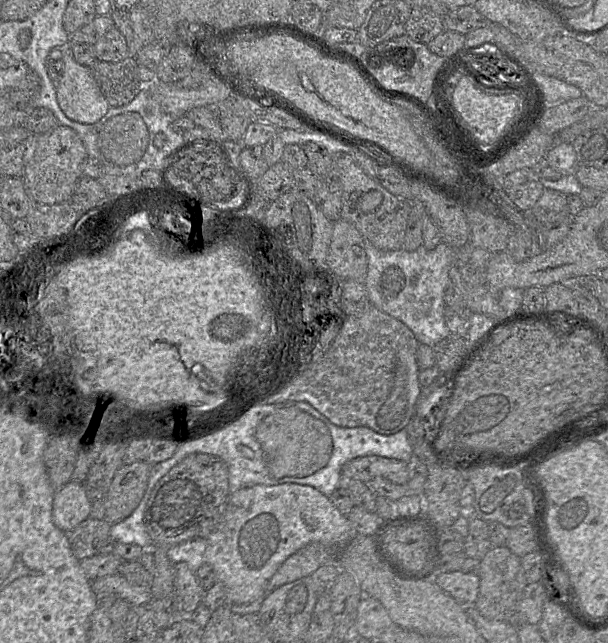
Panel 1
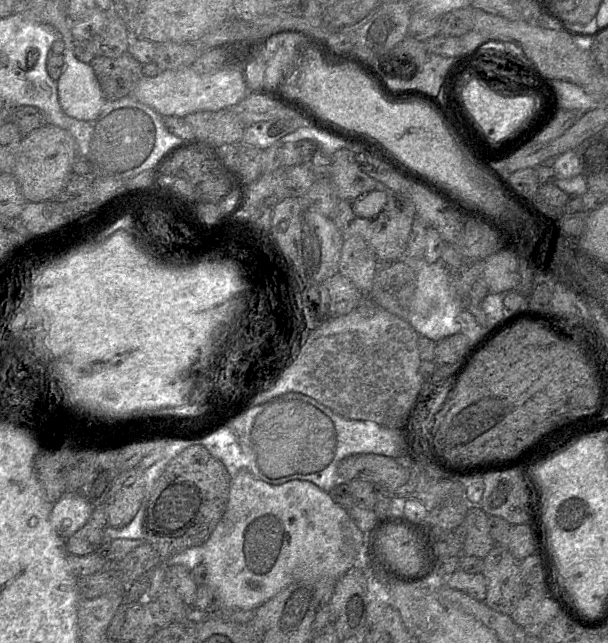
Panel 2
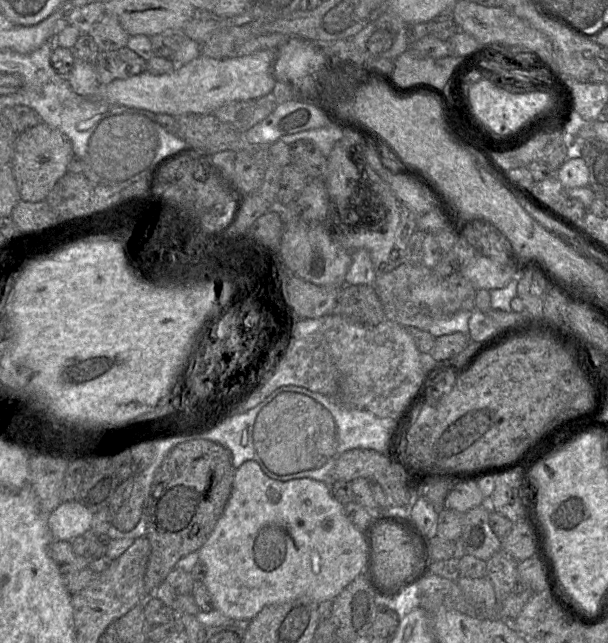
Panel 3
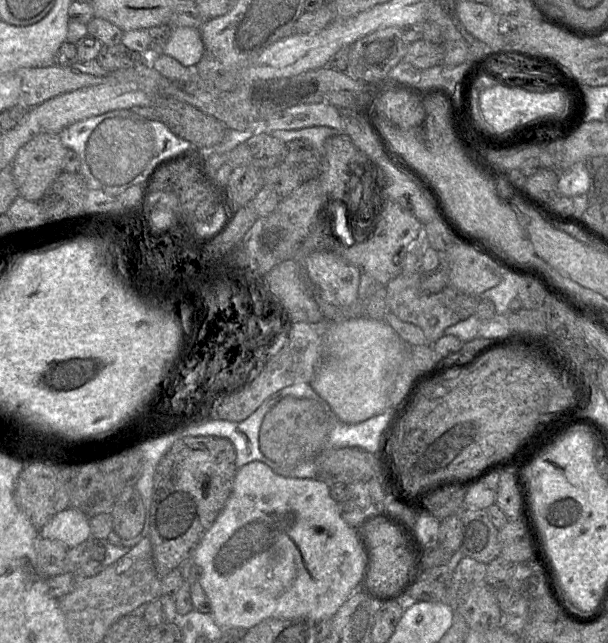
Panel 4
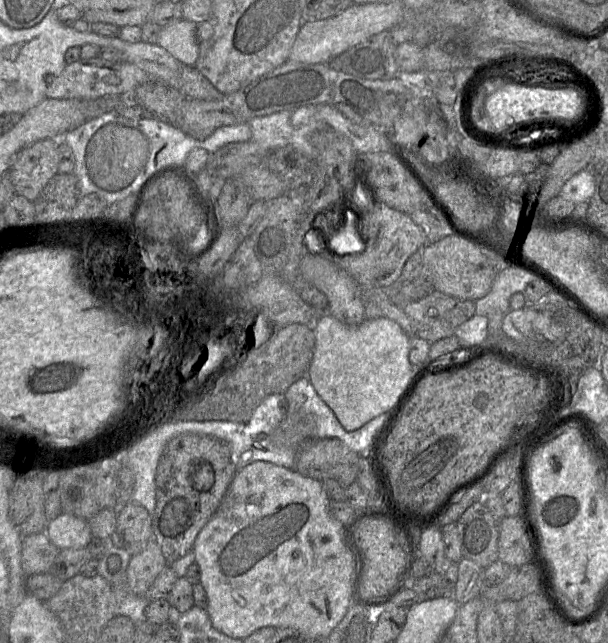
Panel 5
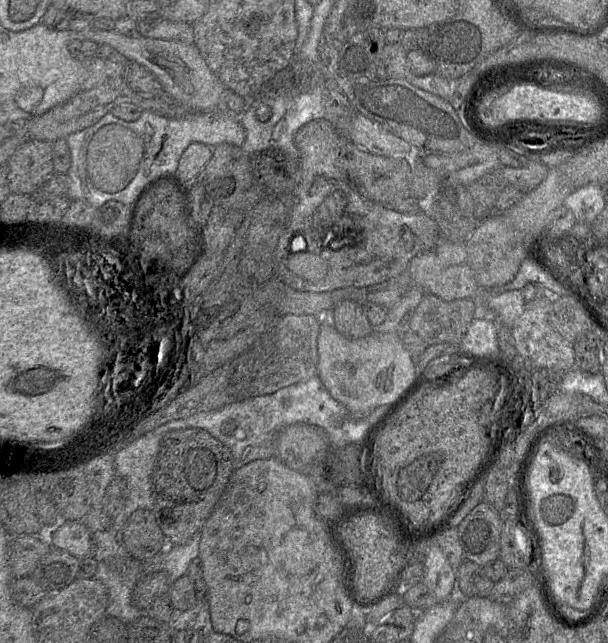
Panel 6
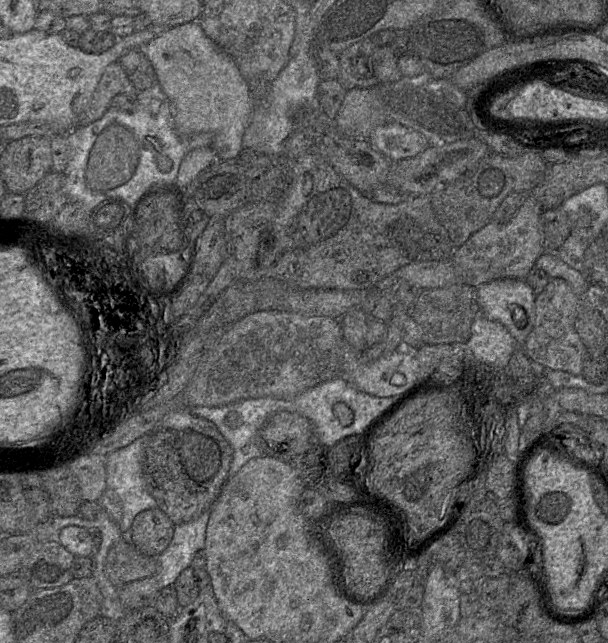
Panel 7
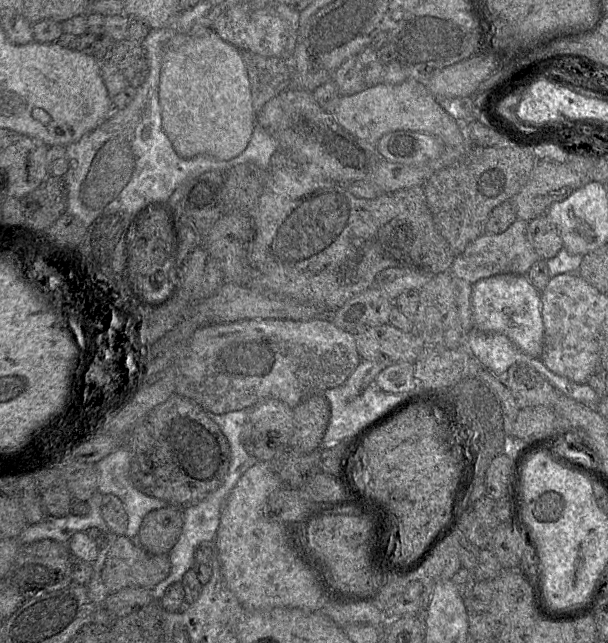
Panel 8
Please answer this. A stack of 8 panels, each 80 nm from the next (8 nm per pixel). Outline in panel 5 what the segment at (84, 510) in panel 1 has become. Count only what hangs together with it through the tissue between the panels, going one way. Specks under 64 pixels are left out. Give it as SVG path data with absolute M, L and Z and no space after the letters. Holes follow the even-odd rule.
M69 513L49 520L45 534L60 550L86 548L92 537L88 521Z

